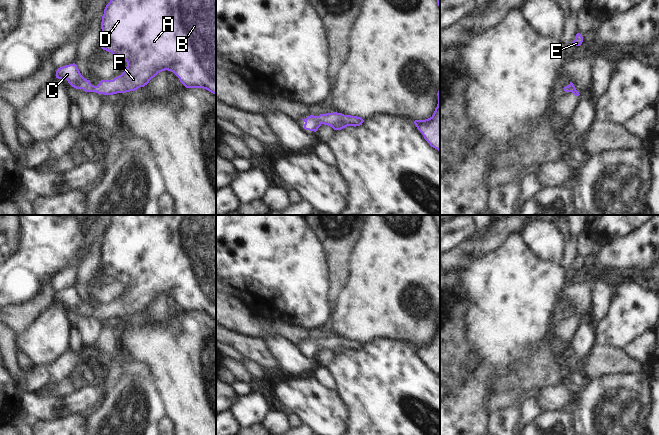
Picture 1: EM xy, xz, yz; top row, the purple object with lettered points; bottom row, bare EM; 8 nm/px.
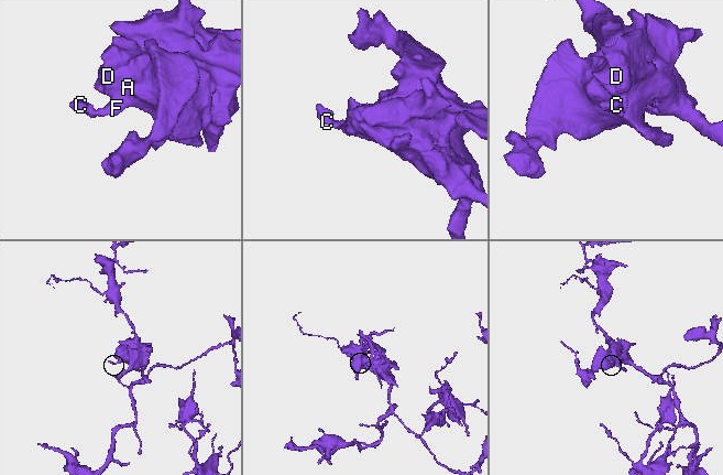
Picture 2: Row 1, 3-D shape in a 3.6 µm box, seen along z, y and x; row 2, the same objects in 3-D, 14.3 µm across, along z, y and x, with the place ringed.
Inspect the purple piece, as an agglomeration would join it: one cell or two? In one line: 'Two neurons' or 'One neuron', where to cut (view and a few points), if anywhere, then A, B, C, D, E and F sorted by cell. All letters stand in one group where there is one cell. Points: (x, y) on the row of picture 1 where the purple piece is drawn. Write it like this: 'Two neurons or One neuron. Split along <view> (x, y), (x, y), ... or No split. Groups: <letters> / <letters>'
One neuron. No split. Groups: A B C D E F

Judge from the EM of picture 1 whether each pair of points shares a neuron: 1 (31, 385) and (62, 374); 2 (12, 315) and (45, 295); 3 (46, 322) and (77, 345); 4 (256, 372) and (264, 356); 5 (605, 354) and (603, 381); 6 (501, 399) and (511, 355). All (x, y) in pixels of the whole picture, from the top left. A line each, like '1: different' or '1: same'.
1: same
2: same
3: different
4: different
5: different
6: different

